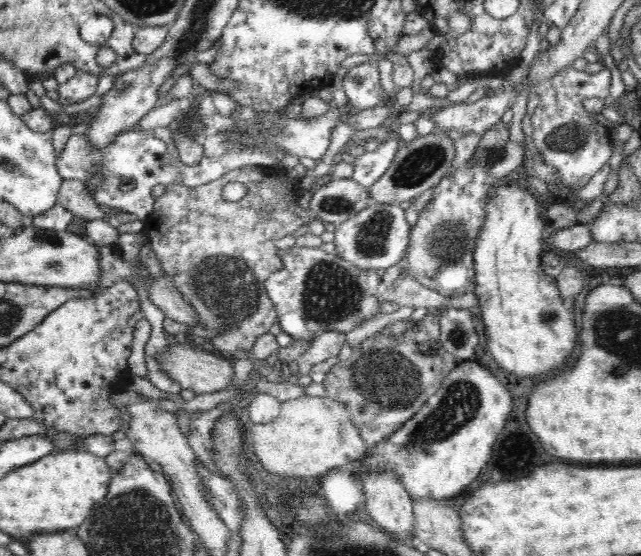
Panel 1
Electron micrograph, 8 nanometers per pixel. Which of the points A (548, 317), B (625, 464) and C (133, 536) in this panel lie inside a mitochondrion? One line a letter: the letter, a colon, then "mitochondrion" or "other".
A: mitochondrion
B: other
C: mitochondrion

